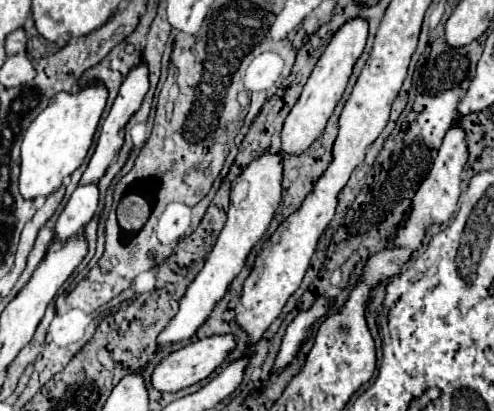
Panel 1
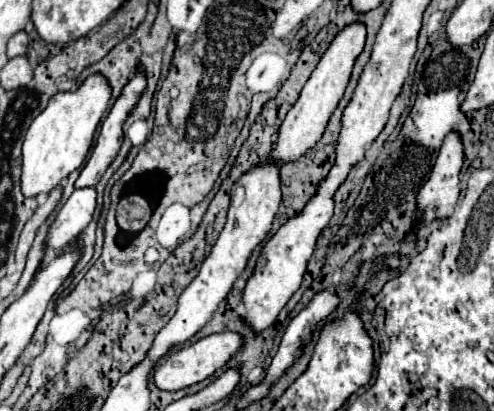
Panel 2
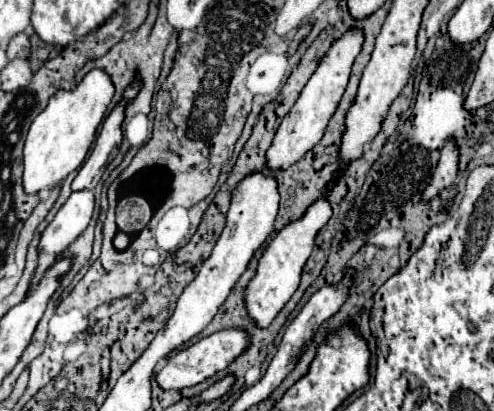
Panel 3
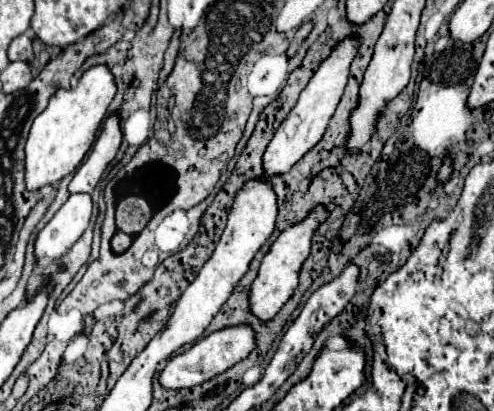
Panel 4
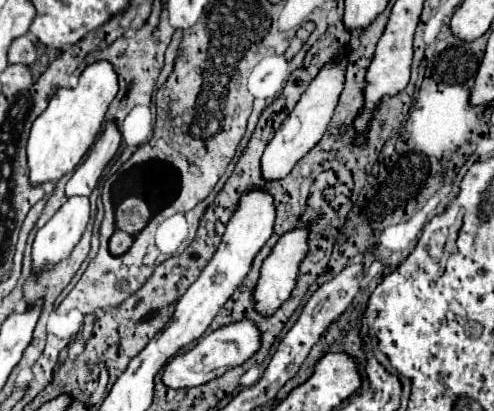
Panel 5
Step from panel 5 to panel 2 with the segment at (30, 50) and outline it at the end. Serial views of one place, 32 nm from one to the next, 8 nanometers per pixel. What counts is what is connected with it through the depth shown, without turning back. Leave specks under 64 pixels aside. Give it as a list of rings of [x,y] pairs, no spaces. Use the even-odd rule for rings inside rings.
[[[20,30],[8,40],[8,58],[24,56],[26,52],[28,52],[28,36],[24,30]]]

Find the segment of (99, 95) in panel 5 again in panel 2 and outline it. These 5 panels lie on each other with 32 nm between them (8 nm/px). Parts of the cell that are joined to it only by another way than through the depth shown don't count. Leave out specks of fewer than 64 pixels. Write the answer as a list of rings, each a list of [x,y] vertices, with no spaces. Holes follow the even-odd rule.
[[[100,74],[88,76],[76,92],[58,92],[52,96],[46,110],[34,118],[24,138],[20,186],[26,198],[52,192],[70,172],[82,166],[108,102],[110,88]]]

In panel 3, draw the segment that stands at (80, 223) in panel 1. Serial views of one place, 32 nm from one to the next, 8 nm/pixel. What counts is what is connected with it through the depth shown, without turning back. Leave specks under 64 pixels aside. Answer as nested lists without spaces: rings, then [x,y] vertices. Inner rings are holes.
[[[78,190],[58,210],[40,238],[40,252],[62,254],[90,224],[94,212],[94,192]]]

